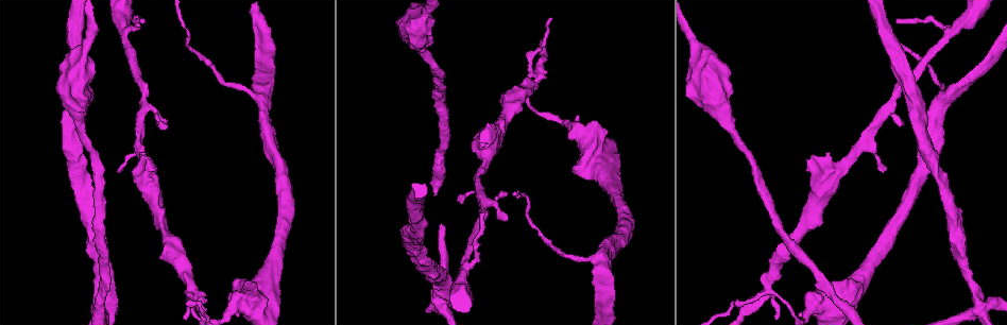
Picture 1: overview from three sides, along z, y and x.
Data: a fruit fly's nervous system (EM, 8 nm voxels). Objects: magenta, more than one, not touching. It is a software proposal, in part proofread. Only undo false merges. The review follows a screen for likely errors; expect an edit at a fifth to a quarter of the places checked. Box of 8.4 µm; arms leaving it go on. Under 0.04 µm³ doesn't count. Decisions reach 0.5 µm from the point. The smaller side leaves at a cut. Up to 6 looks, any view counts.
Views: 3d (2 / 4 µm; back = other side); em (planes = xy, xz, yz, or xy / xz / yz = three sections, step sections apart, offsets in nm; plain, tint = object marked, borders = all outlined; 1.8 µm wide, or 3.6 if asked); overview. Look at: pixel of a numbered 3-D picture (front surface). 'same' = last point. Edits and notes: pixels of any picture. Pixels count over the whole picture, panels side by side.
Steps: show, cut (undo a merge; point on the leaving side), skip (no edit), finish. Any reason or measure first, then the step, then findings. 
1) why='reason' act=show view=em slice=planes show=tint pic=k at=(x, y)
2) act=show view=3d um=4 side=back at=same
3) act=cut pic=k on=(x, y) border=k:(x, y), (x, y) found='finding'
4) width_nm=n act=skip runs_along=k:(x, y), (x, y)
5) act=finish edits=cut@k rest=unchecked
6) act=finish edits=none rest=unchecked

why='sharp bend' act=show view=3d um=4 pic=1 at=(979, 298)

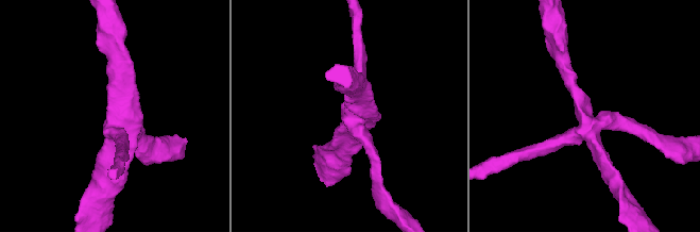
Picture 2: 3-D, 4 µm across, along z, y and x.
arms=4 act=show view=em slice=planes show=tint pic=2 at=(125, 116)

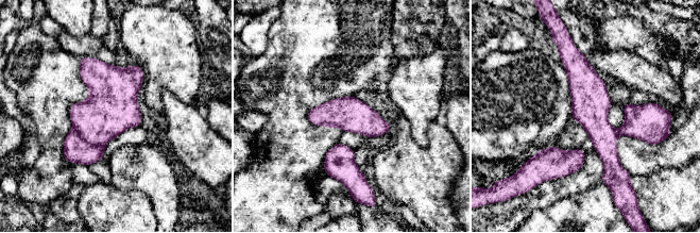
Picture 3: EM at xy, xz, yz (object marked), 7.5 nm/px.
act=cut pic=3 on=(105, 114) part_leaving=3:(574, 52), (604, 137), (605, 176) found='a second neuron is stuck on'

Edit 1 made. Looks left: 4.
why='redraw' act=show view=overview

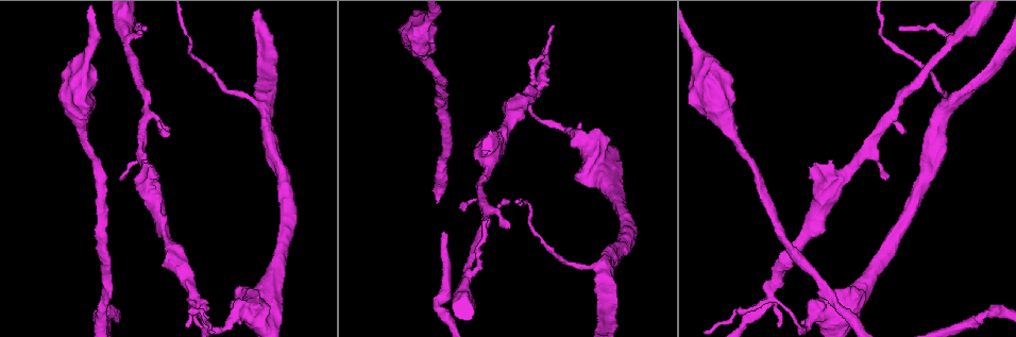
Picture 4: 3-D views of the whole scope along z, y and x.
why='arms part here' act=show view=3d um=2 pic=4 at=(770, 299)

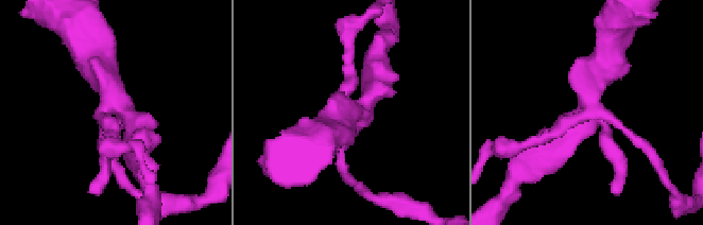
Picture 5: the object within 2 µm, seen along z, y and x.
why='shape alone is not enough' act=show view=em slice=planes show=tint pic=5 at=(345, 117)

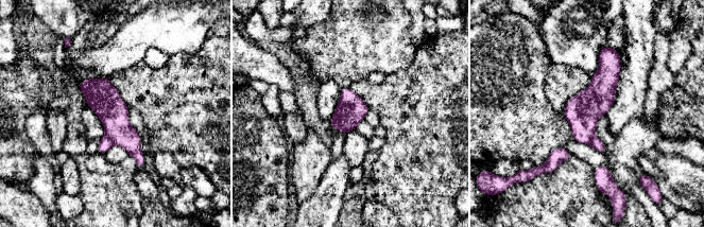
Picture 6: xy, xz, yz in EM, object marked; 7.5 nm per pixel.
width_nm=220 act=cut pic=6 on=(108, 106) found='two neurons meet here'

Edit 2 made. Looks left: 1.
act=finish edits=cut@3,cut@6 rest=unchecked

